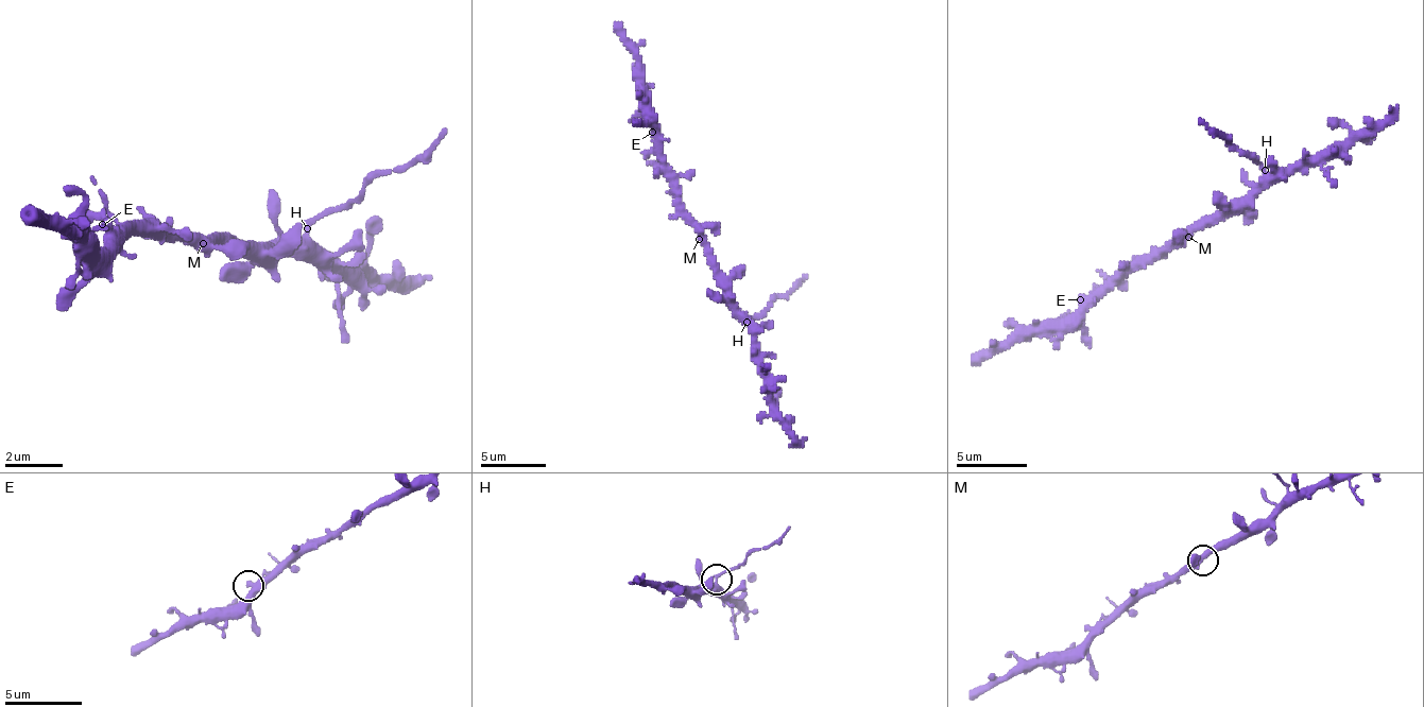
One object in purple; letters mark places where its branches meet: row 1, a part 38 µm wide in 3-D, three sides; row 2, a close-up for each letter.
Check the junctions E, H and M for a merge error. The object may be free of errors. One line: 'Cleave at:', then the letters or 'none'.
Cleave at: H

